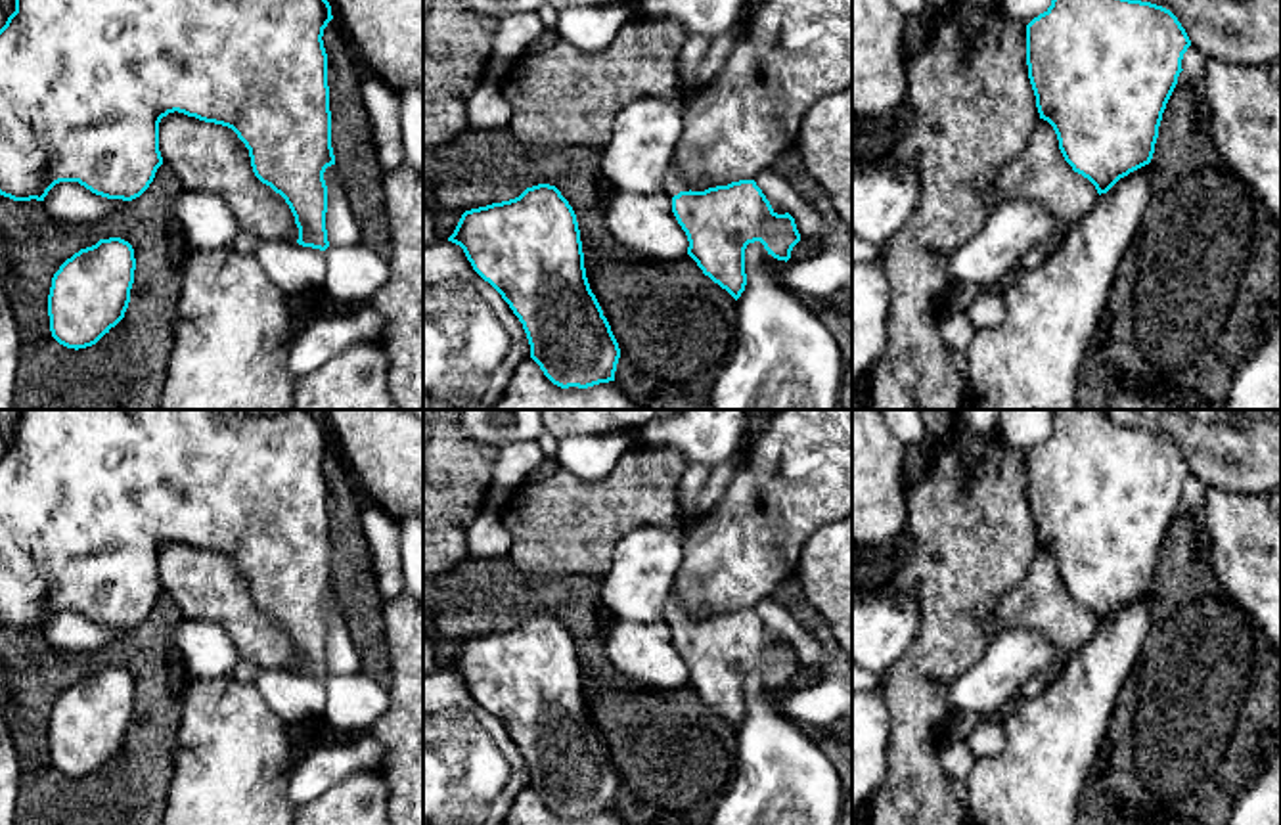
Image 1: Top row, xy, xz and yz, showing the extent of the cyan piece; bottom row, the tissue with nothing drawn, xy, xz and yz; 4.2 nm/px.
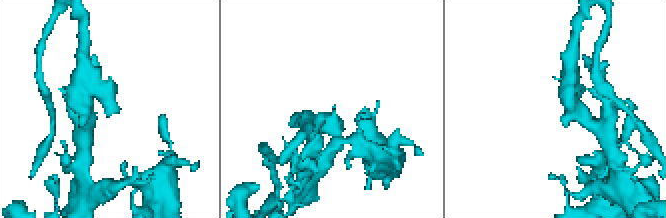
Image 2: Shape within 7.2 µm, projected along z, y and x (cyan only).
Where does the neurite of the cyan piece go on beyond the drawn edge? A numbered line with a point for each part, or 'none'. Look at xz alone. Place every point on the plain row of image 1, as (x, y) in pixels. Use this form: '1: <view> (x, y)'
1: xz (673, 611)

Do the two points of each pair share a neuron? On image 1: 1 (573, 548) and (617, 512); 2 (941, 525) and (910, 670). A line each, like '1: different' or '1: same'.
1: same
2: same

